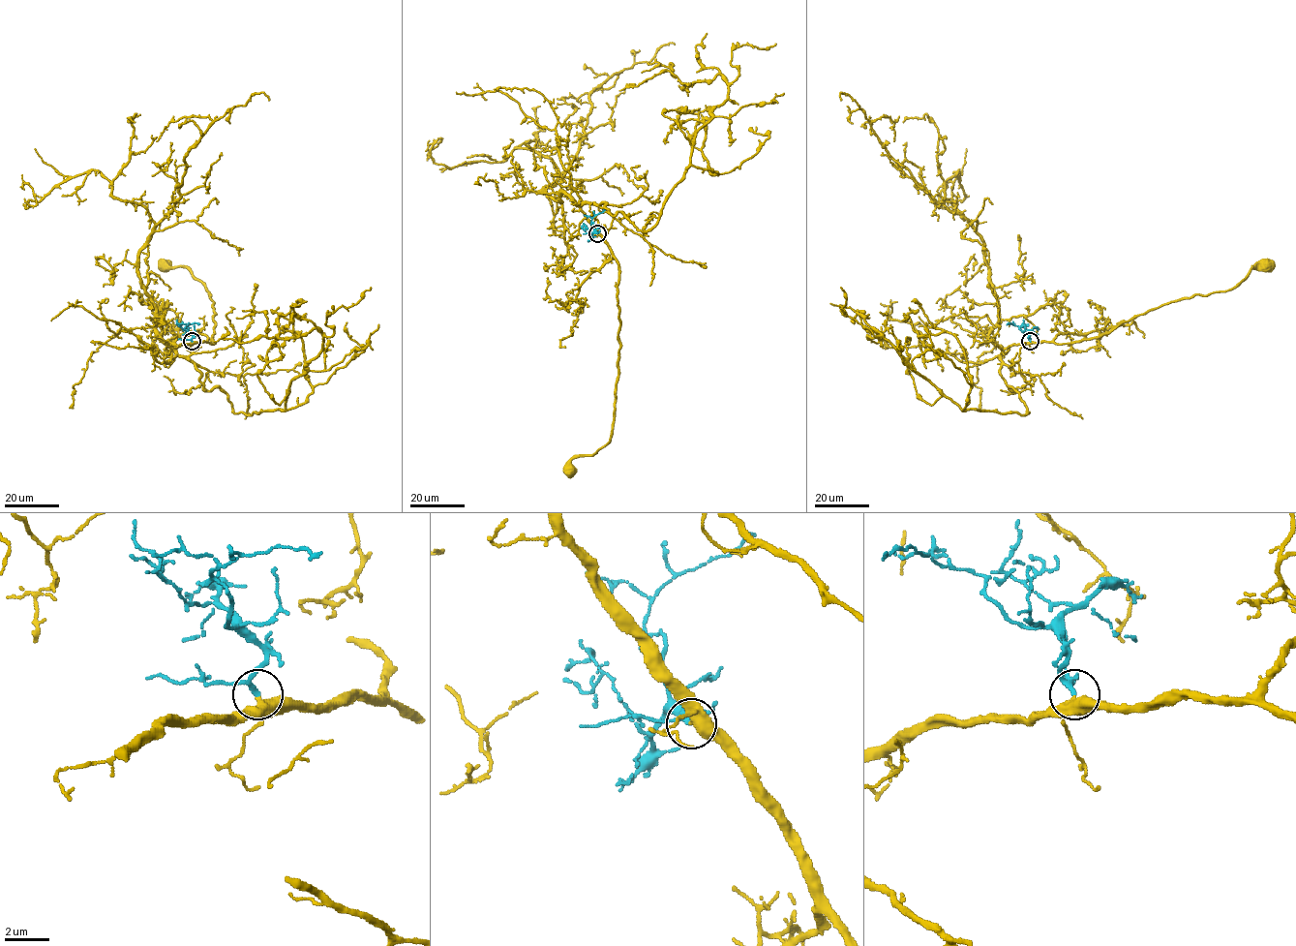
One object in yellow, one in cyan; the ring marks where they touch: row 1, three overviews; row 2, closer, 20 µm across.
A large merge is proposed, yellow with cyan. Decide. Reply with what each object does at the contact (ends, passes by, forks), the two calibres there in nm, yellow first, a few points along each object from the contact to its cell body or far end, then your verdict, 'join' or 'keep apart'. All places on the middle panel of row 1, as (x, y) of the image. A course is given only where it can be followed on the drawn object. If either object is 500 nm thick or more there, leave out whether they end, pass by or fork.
yellow passes by; cyan passes by; calibres 420 and 180 nm; course yellow (597, 233), (618, 264), (620, 347), (613, 430), (611, 439), (591, 455), (574, 457), (570, 468); course cyan (597, 233), (591, 219), (605, 210); join

